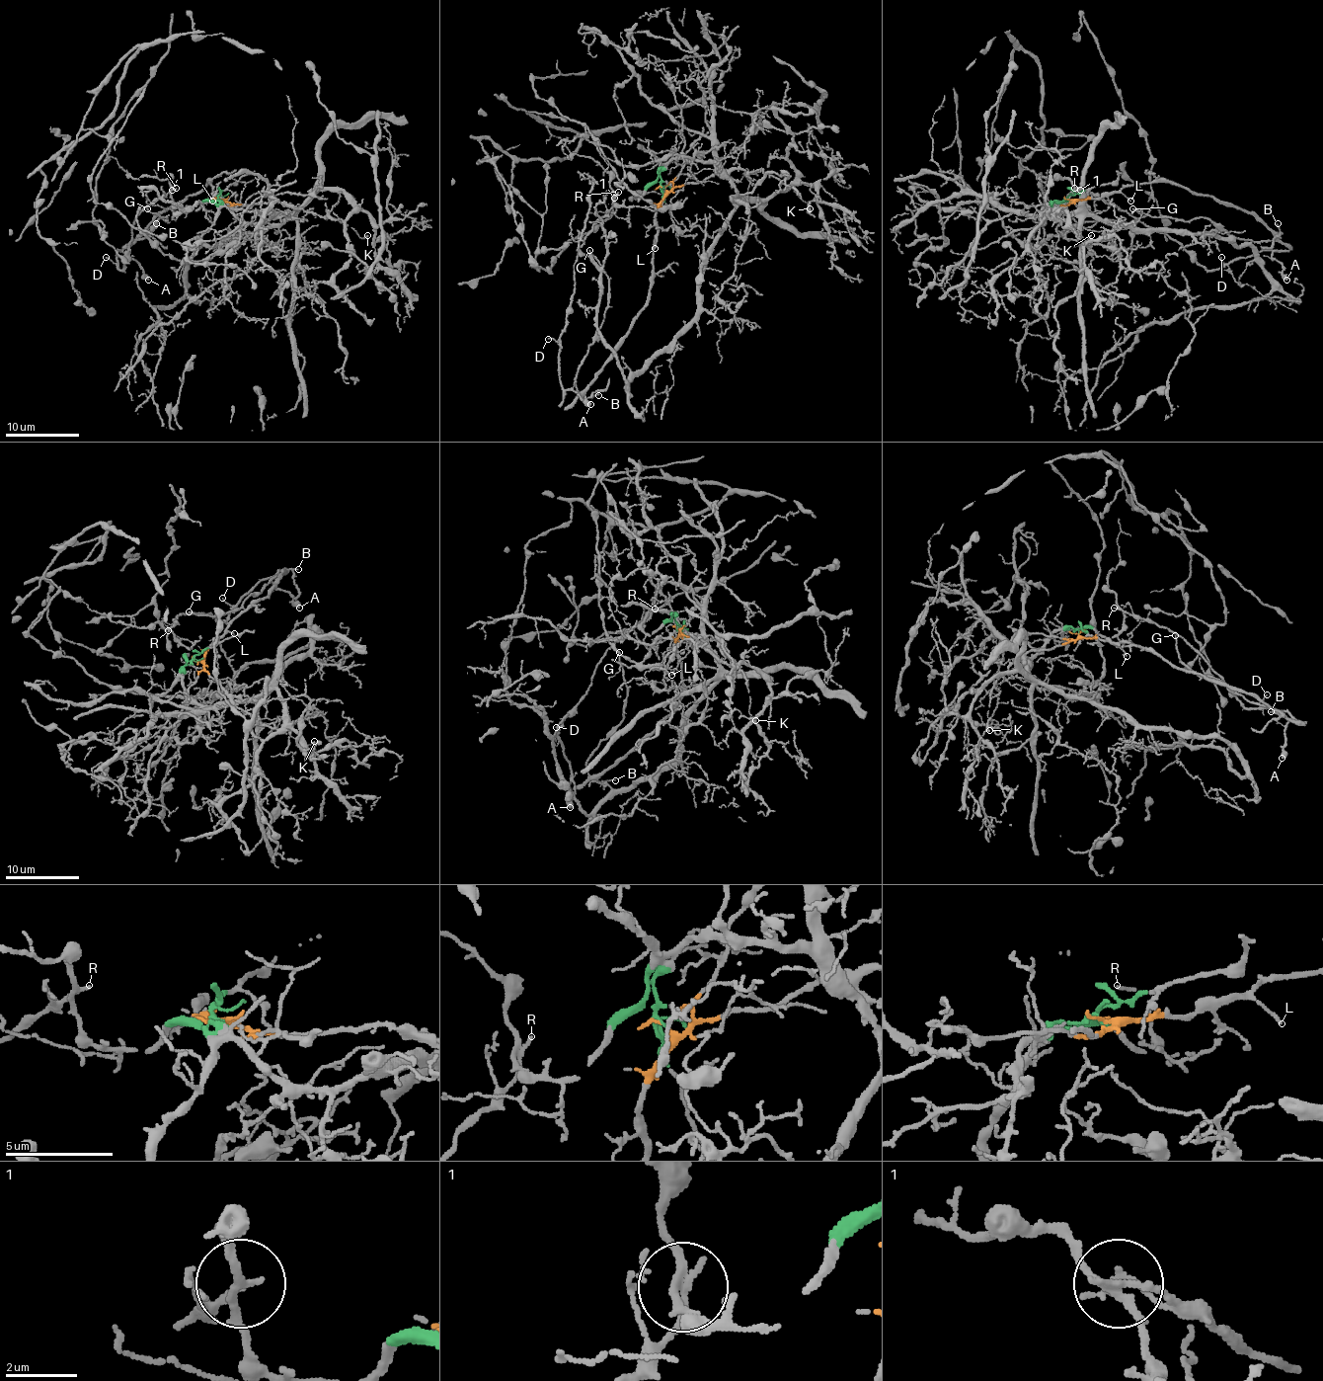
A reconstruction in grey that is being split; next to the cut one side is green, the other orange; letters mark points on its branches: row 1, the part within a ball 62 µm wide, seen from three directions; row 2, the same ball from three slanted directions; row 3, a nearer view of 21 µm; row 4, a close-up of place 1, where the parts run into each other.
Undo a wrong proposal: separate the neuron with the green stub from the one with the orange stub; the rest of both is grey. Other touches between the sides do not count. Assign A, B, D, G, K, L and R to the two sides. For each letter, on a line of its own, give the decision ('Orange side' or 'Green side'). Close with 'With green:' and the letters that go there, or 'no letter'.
A: Orange side
B: Orange side
D: Orange side
G: Orange side
K: Orange side
L: Orange side
R: Orange side
With green: no letter

